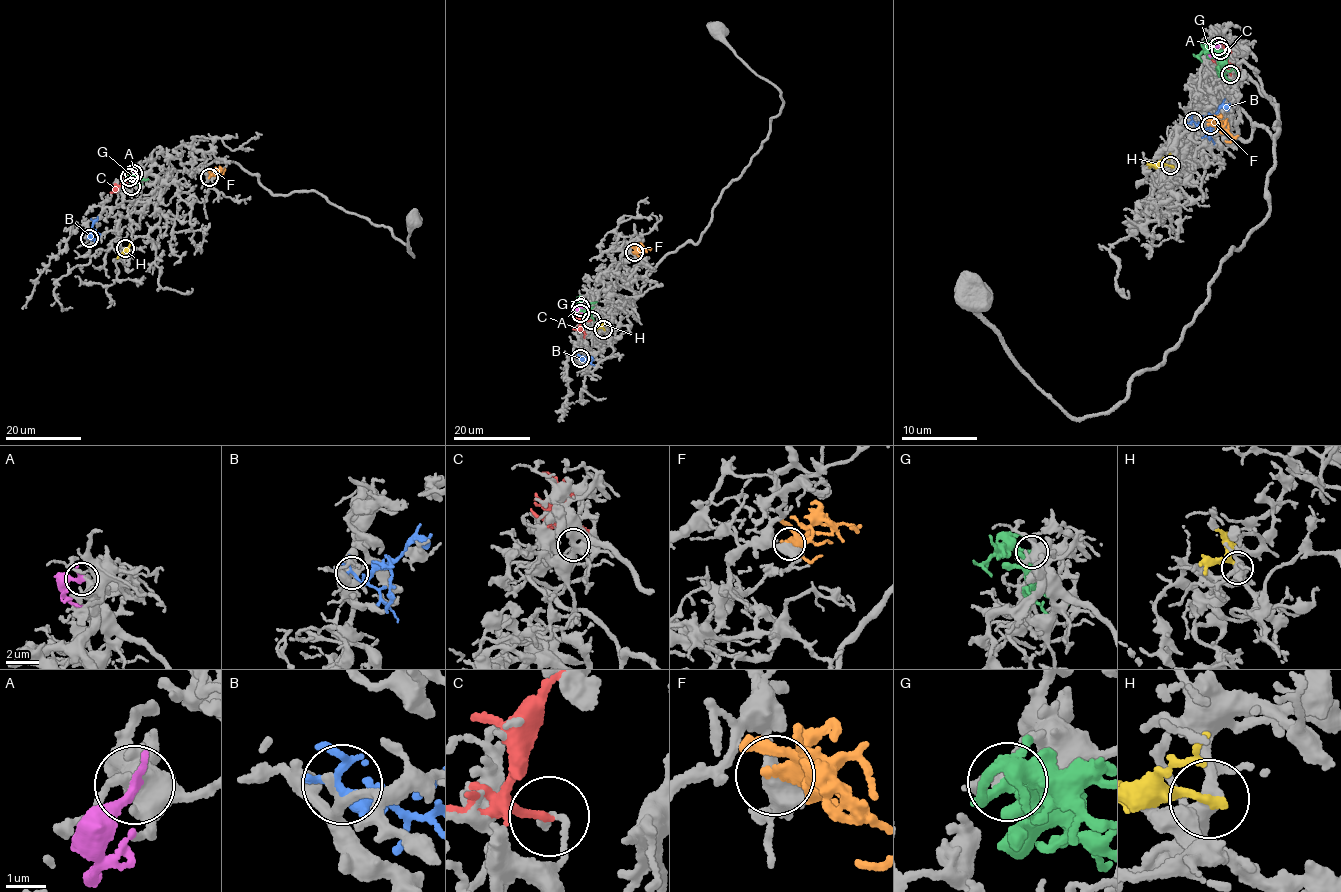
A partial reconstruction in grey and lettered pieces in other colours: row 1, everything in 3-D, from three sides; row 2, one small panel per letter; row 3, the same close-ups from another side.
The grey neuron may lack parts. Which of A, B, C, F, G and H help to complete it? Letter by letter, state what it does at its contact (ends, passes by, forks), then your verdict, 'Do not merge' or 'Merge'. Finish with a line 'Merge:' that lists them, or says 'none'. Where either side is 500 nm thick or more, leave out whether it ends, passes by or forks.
A: It ends there. Merge
B: It passes by. Do not merge
C: It ends there. Do not merge
F: It forks there. Do not merge
G: It forks there. Do not merge
H: It ends there. Do not merge
Merge: A

